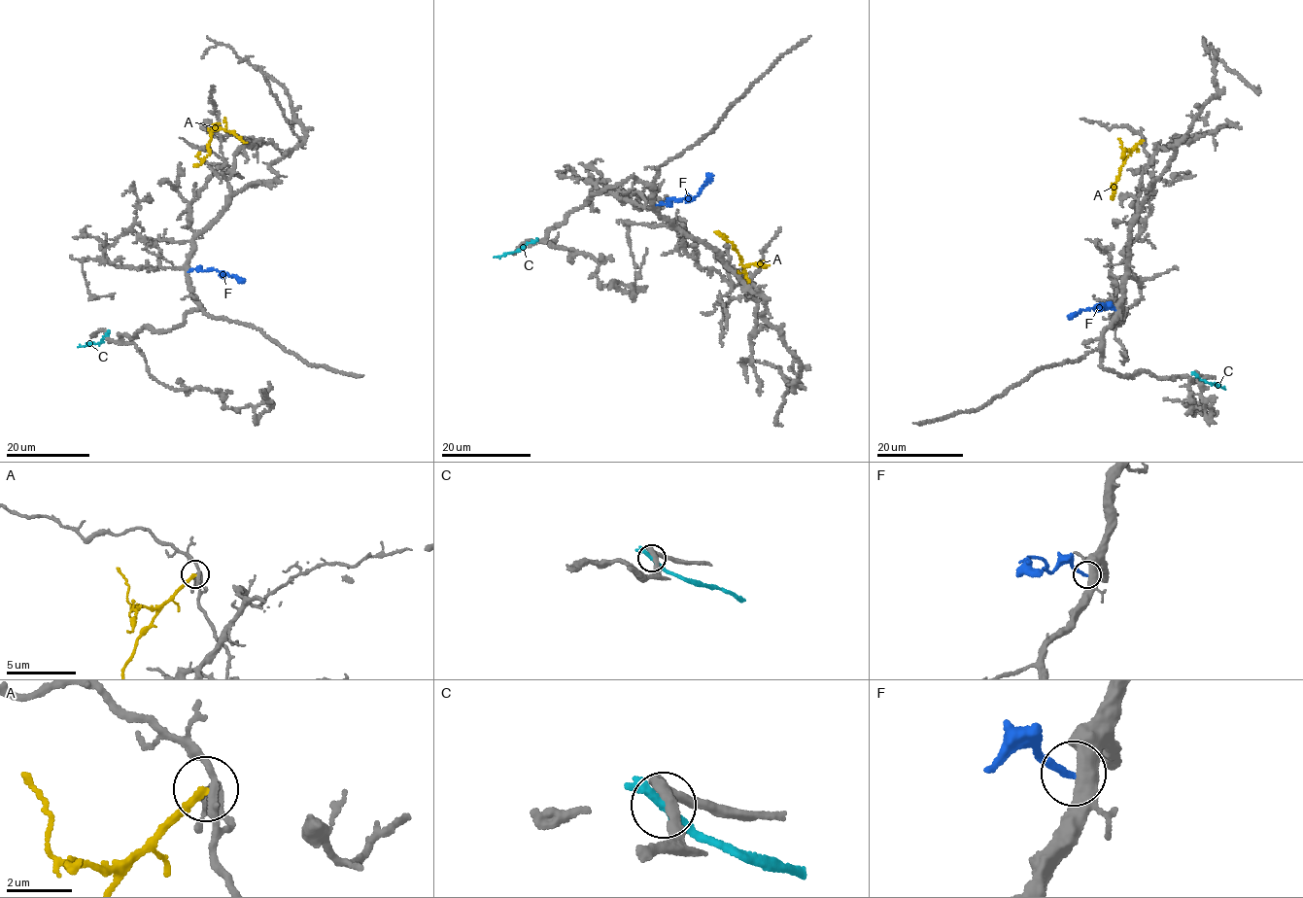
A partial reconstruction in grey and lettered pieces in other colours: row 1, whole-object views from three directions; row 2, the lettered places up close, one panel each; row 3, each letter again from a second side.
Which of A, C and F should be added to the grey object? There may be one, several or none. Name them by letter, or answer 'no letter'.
no letter

